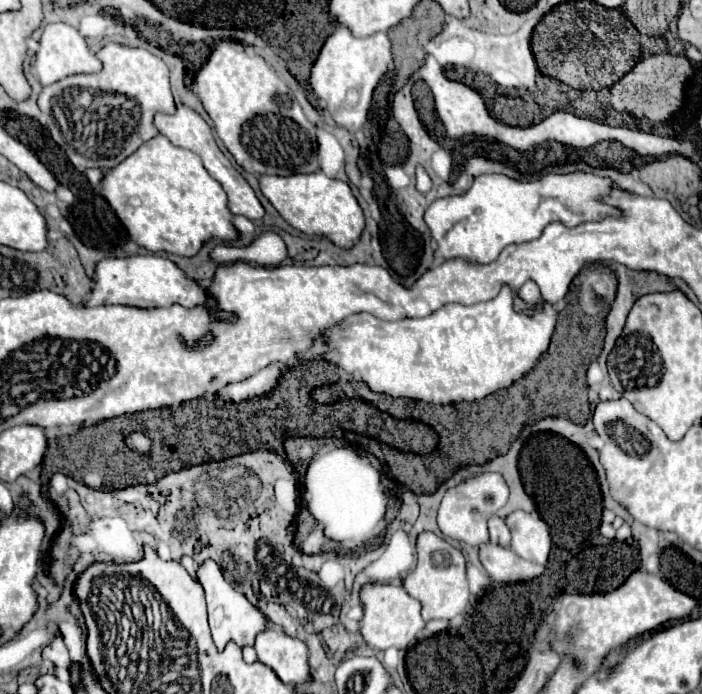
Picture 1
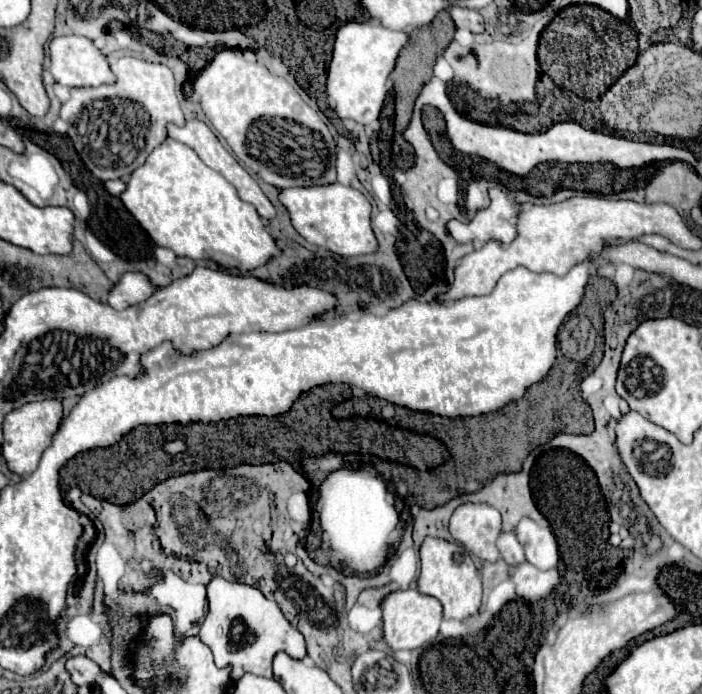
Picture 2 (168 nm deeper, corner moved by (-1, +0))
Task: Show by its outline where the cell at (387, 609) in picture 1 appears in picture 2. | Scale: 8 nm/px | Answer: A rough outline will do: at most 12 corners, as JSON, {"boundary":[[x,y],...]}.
{"boundary":[[415,588],[383,600],[383,634],[393,650],[433,644],[441,602]]}

